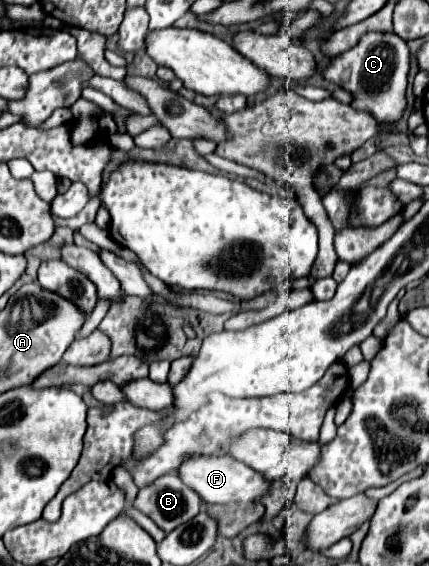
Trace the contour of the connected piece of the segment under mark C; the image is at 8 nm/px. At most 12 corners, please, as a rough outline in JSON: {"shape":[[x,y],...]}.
{"shape":[[366,32],[322,70],[378,122],[406,110],[410,48]]}

